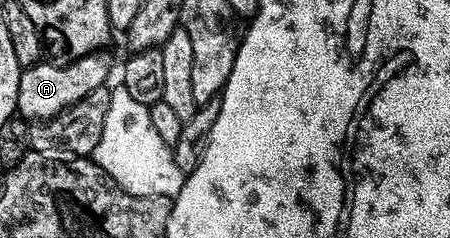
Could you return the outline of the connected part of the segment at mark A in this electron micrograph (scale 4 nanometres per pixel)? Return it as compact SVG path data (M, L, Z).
M102 54L81 56L73 62L39 62L23 68L17 115L27 122L41 122L59 116L65 108L80 102L92 90L103 87L110 76L110 64Z

